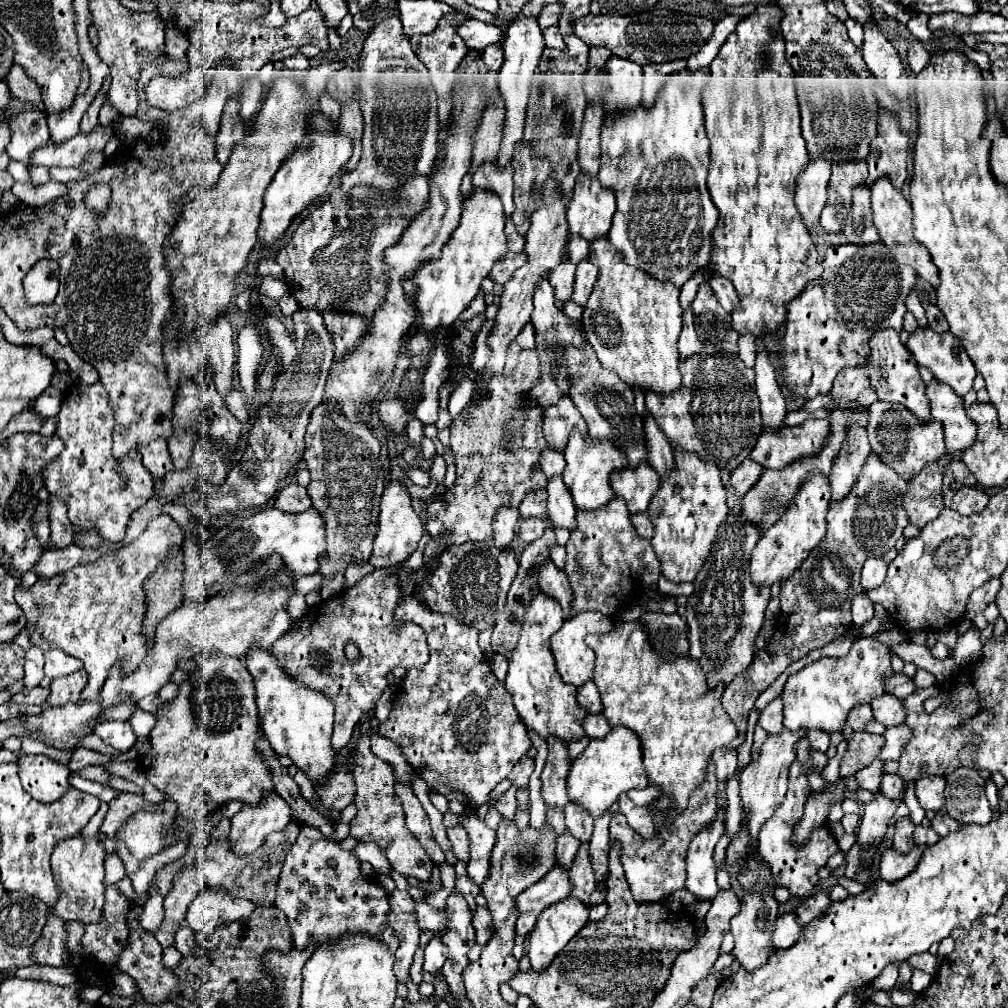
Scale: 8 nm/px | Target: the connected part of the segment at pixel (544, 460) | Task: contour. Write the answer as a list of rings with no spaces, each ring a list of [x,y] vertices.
[[[546,448],[544,454],[540,456],[540,464],[542,464],[542,470],[548,478],[552,476],[560,476],[564,466],[566,466],[566,460],[564,460],[564,454],[558,452],[558,450],[552,450],[552,448]]]

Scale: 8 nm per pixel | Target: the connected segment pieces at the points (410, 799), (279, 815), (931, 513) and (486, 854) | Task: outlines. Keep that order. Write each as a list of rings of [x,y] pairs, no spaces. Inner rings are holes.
[[[396,780],[396,794],[398,798],[402,800],[402,806],[404,806],[404,812],[406,812],[406,826],[408,830],[420,840],[420,844],[424,846],[424,850],[428,852],[428,856],[442,864],[444,862],[444,852],[440,850],[440,846],[436,844],[436,840],[432,838],[432,830],[430,830],[430,820],[428,820],[428,814],[424,812],[420,800],[414,796],[412,788],[404,782],[398,782]]]
[[[264,792],[256,806],[244,804],[244,808],[232,818],[230,840],[234,854],[252,854],[264,844],[270,832],[284,830],[290,820],[292,810],[276,792]]]
[[[928,464],[916,478],[910,480],[910,488],[904,498],[904,508],[908,510],[910,524],[922,528],[928,522],[932,522],[944,508],[944,502],[942,502],[944,472],[946,472],[946,466]]]
[[[474,810],[466,812],[462,826],[464,826],[464,830],[468,832],[468,838],[470,838],[470,868],[468,868],[468,874],[478,886],[482,886],[484,880],[488,878],[490,852],[492,852],[492,846],[496,844],[496,832],[490,830],[482,820],[478,820]]]

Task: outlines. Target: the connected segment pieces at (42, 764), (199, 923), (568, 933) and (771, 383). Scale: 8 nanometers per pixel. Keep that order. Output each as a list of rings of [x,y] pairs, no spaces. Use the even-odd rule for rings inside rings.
[[[44,754],[20,756],[20,782],[24,790],[40,802],[56,802],[70,788],[70,770],[66,764],[60,764]]]
[[[204,888],[188,906],[186,922],[194,932],[212,934],[218,926],[250,916],[252,910],[254,904],[244,898],[228,898],[226,894],[220,894],[220,888]]]
[[[578,898],[554,902],[538,914],[536,926],[530,932],[528,958],[534,970],[548,966],[554,956],[588,924],[588,908]]]
[[[758,352],[756,356],[756,390],[762,406],[762,424],[766,430],[780,430],[786,418],[786,402],[776,384],[774,368],[766,356],[766,352]]]

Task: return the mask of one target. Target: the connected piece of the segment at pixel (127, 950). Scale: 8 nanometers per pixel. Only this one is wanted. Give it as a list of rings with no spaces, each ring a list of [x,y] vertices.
[[[132,906],[132,910],[128,910],[128,930],[130,930],[128,944],[118,954],[116,962],[112,964],[112,970],[132,976],[144,1002],[164,1002],[168,1000],[168,990],[172,990],[172,986],[178,984],[178,978],[174,976],[172,970],[166,970],[162,966],[162,946],[158,944],[158,940],[138,926],[140,914],[142,914],[142,908],[138,906]]]

